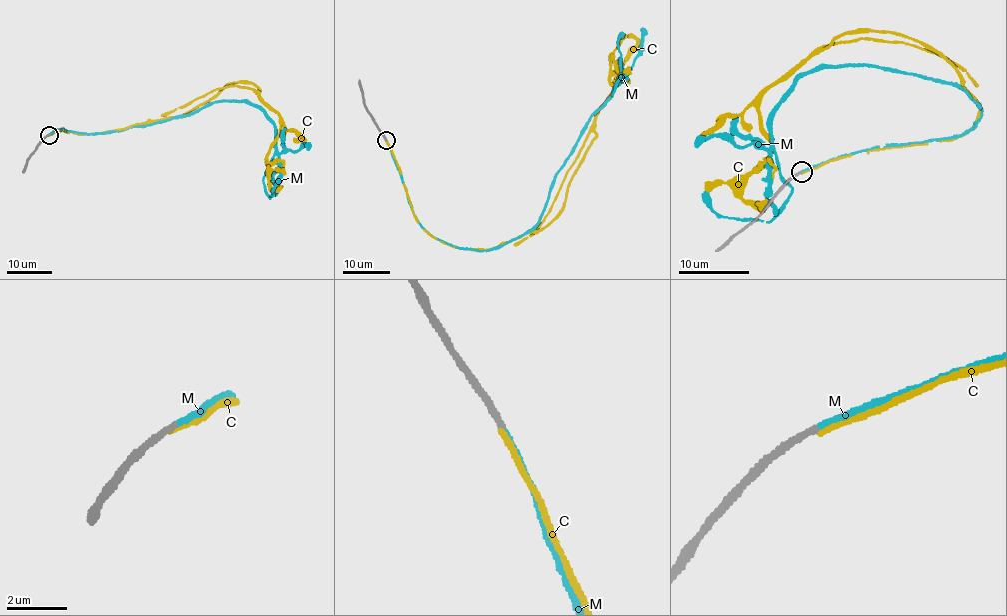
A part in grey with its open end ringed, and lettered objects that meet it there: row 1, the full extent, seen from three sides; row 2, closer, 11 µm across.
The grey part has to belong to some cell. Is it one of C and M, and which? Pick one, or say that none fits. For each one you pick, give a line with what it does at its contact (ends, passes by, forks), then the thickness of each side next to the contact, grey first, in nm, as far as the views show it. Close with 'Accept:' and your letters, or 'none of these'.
M: it ends there; 240 nm thick on the grey side, 180 nm on the other
Accept: M

